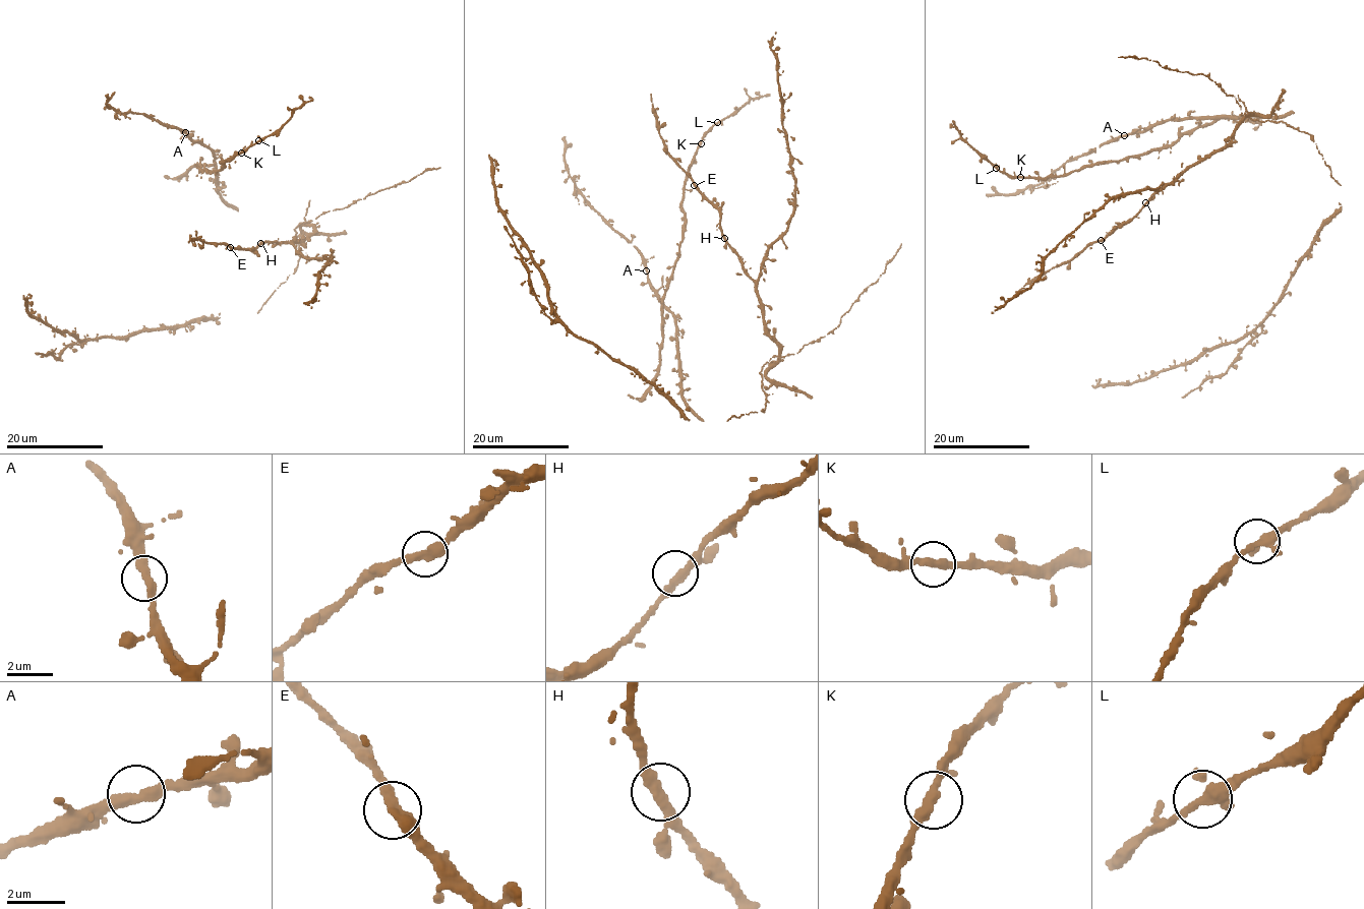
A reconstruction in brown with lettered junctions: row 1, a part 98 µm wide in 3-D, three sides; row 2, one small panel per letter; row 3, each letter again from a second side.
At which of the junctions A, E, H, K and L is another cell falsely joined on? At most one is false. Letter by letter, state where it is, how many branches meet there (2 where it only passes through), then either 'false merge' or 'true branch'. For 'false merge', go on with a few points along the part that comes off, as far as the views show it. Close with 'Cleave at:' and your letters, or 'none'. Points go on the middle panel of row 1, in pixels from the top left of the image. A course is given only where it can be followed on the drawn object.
A: at (646, 270); 2 branches meet; true branch
E: at (694, 185); 2 branches meet; true branch
H: at (724, 238); 2 branches meet; true branch
K: at (701, 143); 2 branches meet; true branch
L: at (717, 122); 2 branches meet; true branch
Cleave at: none

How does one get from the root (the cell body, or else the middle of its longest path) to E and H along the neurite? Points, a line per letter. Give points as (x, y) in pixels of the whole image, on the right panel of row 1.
E: (1248, 116), (1228, 143), (1188, 166), (1170, 183), (1163, 184), (1137, 214), (1101, 241)
H: (1248, 116), (1228, 143), (1188, 166), (1145, 202)

